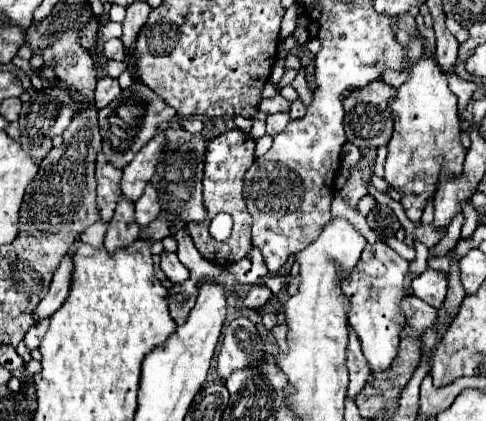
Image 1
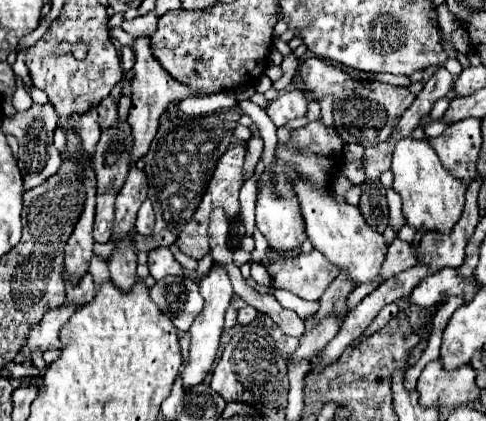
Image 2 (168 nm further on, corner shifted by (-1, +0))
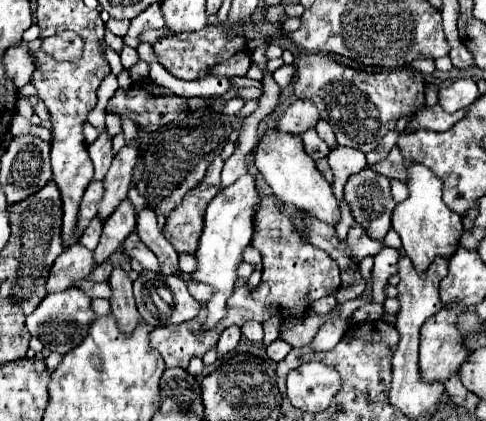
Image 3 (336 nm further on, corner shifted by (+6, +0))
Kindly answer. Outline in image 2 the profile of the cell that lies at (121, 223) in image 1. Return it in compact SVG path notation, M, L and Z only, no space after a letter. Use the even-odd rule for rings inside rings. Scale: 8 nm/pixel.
M127 235L121 241L115 241L117 247L113 251L113 257L109 259L109 271L111 271L111 281L115 287L121 291L129 291L135 281L137 281L137 253L131 247L131 235Z

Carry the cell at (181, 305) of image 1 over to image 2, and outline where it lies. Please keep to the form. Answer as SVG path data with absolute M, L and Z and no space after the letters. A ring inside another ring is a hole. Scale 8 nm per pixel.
M165 277L149 289L151 299L163 315L171 315L179 331L187 331L195 315L203 311L203 297L199 287L189 277Z

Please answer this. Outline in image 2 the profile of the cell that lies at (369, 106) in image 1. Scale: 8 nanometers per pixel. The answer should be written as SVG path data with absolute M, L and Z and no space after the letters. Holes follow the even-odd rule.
M309 57L301 63L299 75L305 83L305 91L315 93L315 101L321 101L325 95L333 97L333 115L335 127L343 139L343 143L357 143L363 147L373 147L375 143L387 141L399 121L399 115L411 107L415 95L407 87L393 87L389 83L357 79L341 71L339 67L319 59Z

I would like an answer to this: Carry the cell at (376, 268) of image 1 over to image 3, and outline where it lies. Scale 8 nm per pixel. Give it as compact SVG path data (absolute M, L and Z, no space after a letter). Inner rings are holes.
M276 129L268 131L256 147L256 167L262 173L264 181L270 185L272 193L282 203L290 203L296 209L310 213L312 217L324 221L330 227L336 227L340 223L342 213L340 213L338 201L332 193L332 187L314 167L314 159L310 155L306 155L300 137L294 137L290 133L280 133Z

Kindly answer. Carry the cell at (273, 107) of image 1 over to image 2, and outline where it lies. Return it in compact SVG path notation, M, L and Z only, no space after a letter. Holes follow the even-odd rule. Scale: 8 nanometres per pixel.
M287 91L267 105L267 115L277 127L283 127L287 121L307 115L307 103L309 101L303 91Z

